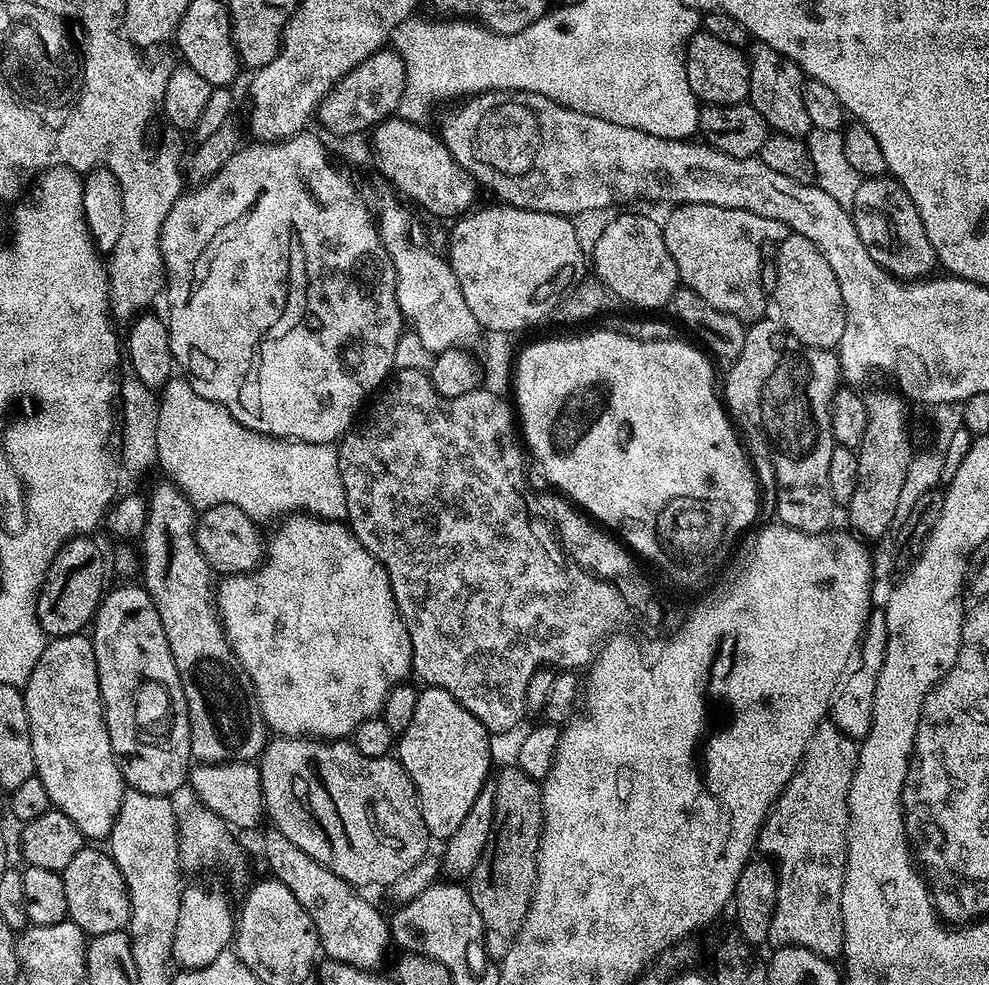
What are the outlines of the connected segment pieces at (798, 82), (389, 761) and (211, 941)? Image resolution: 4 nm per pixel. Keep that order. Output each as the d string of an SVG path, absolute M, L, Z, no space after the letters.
M759 42L751 45L746 59L748 62L747 103L751 104L754 110L758 110L758 114L762 114L762 118L773 133L807 137L813 127L810 117L806 114L806 106L802 102L802 90L806 79L804 71L793 60L786 58L786 54L778 54L778 50Z
M281 736L269 739L258 757L264 811L274 828L290 838L298 850L310 855L345 882L364 890L367 884L391 886L410 866L429 855L430 837L416 797L416 787L391 755L366 758L347 739L322 740L303 736Z
M192 884L180 893L178 926L174 926L172 959L181 969L205 968L214 962L233 943L236 930L234 908L216 888L204 884Z

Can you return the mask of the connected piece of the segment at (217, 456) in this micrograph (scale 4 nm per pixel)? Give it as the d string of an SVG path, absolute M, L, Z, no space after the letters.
M184 378L184 448L176 448L176 487L197 510L229 504L238 506L238 510L257 522L279 521L289 514L343 521L348 515L335 443L307 444L301 440L263 436L261 432L242 426L220 404L202 398L202 394L192 389L187 378Z

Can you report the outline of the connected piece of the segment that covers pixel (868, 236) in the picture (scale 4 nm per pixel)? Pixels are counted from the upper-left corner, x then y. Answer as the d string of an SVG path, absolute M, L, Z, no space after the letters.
M887 175L861 179L858 194L850 209L852 221L862 238L862 246L891 276L905 282L916 282L927 277L933 267L937 267L936 251L926 238L926 226L914 206L912 196L894 178Z

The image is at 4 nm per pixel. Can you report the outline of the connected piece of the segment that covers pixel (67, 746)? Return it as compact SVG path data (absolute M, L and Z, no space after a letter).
M84 634L49 639L42 650L42 658L38 658L38 666L34 666L30 678L22 685L22 693L32 739L35 775L42 786L46 786L52 808L66 814L66 818L70 818L70 822L74 822L89 841L103 841L112 835L126 785L116 755L112 753L108 724L104 720L104 703L100 700L91 639Z

